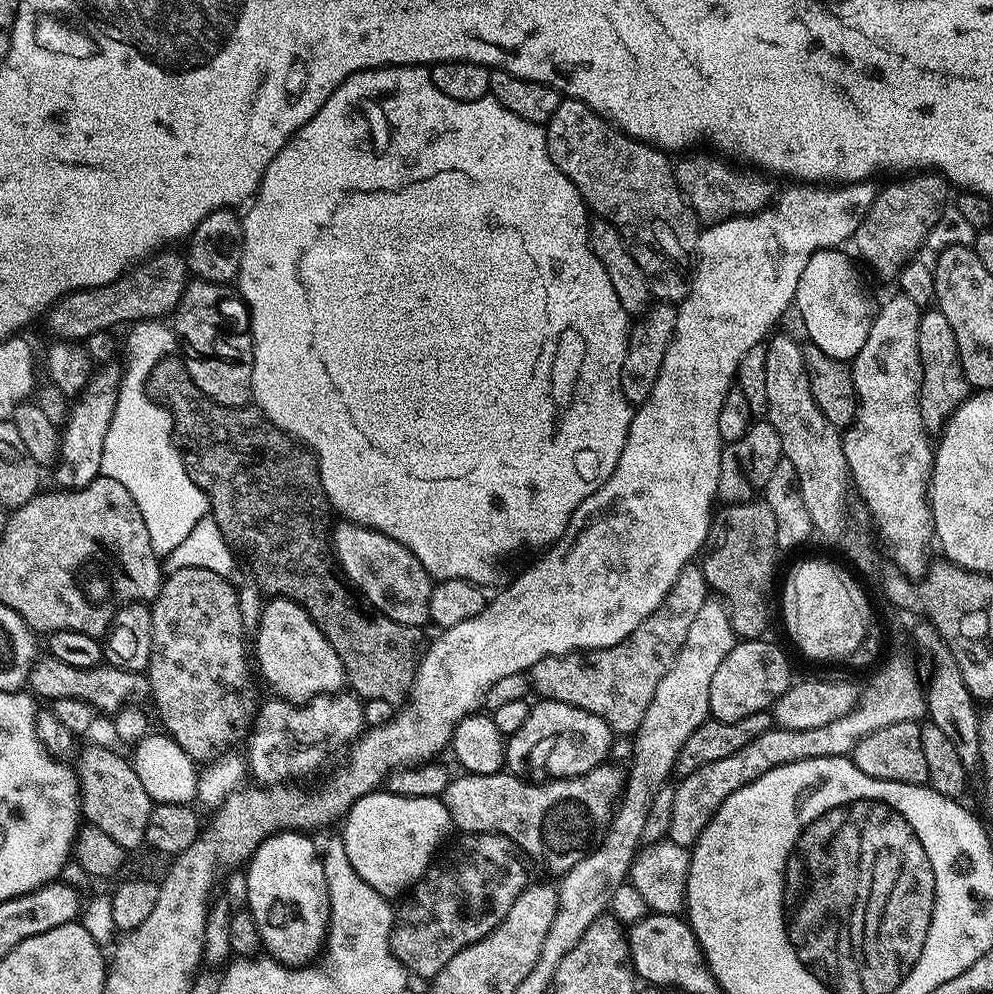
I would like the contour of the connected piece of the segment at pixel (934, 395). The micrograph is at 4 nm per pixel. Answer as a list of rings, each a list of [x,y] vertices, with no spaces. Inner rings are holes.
[[[928,310],[921,315],[918,350],[922,366],[920,413],[925,428],[929,433],[936,434],[944,428],[949,417],[956,412],[956,408],[970,395],[970,385],[960,368],[958,342],[954,338],[954,330],[950,330],[950,322],[946,322],[946,314],[938,310]]]

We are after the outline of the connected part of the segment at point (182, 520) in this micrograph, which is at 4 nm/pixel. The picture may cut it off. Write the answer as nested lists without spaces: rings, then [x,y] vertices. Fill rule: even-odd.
[[[144,418],[130,420],[130,426],[118,426],[118,422],[110,422],[110,430],[106,430],[106,442],[102,446],[101,473],[114,482],[128,484],[148,484],[148,486],[126,486],[130,490],[130,498],[138,506],[142,514],[142,522],[146,522],[146,530],[150,530],[150,546],[154,546],[157,558],[166,557],[197,526],[200,519],[210,512],[208,495],[201,488],[184,490],[182,472],[188,472],[184,458],[179,451],[168,454],[168,448],[174,442],[154,442],[154,434],[146,434],[150,426],[146,426]],[[146,472],[146,474],[142,474]],[[140,478],[146,480],[140,480]]]

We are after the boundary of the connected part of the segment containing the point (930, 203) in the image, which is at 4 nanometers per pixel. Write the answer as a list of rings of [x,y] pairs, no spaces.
[[[912,174],[905,184],[880,188],[868,212],[864,215],[854,237],[860,256],[884,280],[895,281],[921,247],[925,247],[934,222],[949,207],[950,185],[939,174]]]

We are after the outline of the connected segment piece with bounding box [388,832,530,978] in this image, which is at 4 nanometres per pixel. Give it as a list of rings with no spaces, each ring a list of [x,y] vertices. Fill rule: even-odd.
[[[470,832],[459,838],[461,840],[416,881],[403,901],[405,904],[394,912],[388,945],[397,962],[413,977],[436,976],[454,954],[487,938],[500,927],[518,894],[530,883],[516,845],[500,833]]]

